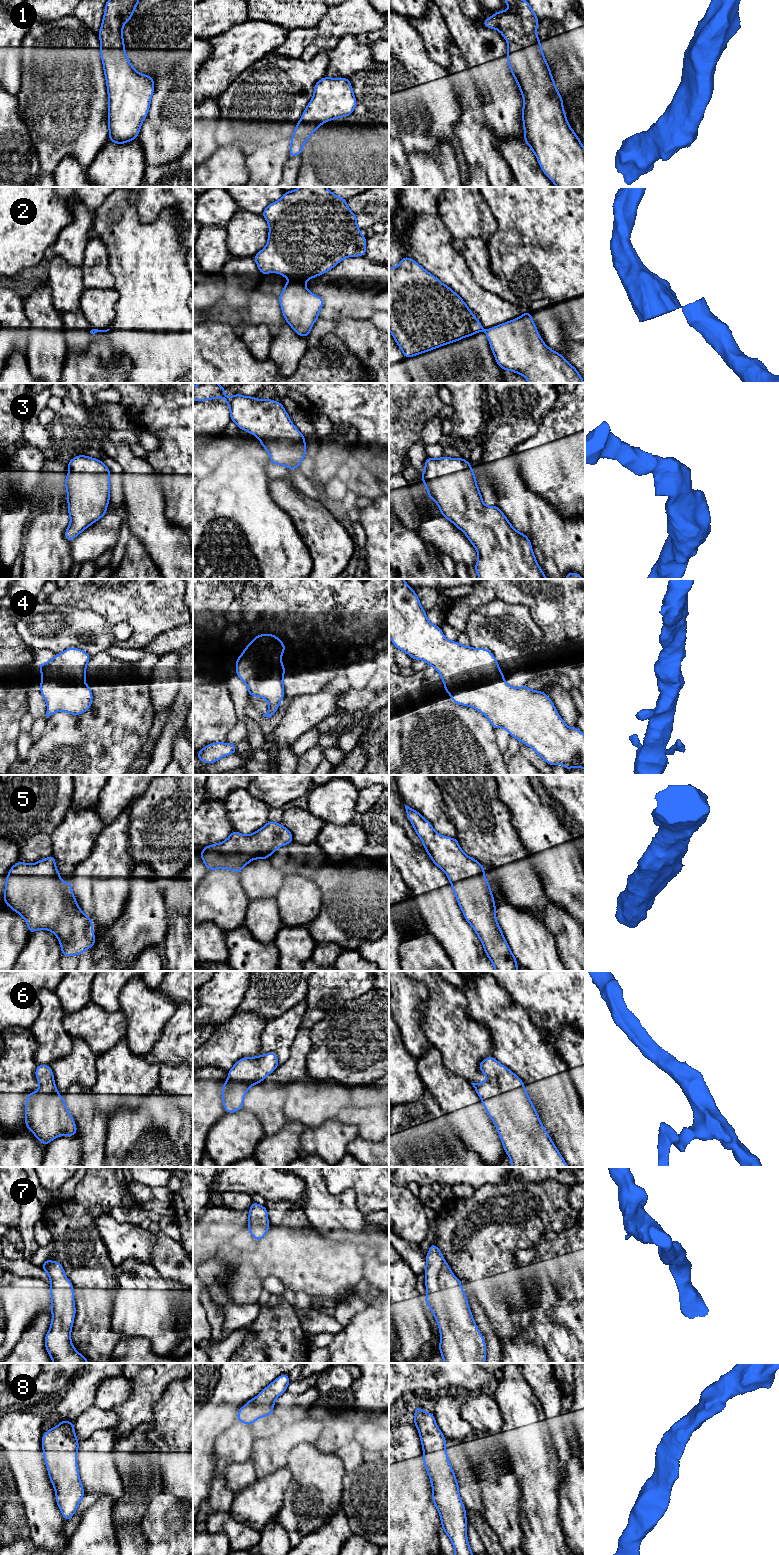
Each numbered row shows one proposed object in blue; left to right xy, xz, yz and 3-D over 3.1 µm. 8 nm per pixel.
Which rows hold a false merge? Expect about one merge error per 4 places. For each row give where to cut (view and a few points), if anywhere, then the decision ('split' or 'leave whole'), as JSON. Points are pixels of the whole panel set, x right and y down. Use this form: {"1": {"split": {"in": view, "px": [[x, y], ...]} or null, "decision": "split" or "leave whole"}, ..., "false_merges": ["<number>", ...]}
{"1": {"split": null, "decision": "leave whole"}, "2": {"split": {"in": "xz", "px": [[299, 281], [304, 283]]}, "decision": "split"}, "3": {"split": null, "decision": "leave whole"}, "4": {"split": null, "decision": "leave whole"}, "5": {"split": null, "decision": "leave whole"}, "6": {"split": null, "decision": "leave whole"}, "7": {"split": null, "decision": "leave whole"}, "8": {"split": null, "decision": "leave whole"}, "false_merges": ["2"]}

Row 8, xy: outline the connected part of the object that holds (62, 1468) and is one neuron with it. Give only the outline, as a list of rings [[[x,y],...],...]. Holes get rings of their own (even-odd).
[[[62,1420],[43,1434],[41,1444],[56,1503],[66,1522],[85,1495],[77,1466],[79,1443],[74,1423]]]

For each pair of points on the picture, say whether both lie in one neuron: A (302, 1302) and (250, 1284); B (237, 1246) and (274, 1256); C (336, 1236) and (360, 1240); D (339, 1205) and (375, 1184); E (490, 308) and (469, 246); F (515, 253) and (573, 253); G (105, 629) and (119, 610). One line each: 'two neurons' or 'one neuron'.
A: two neurons
B: two neurons
C: one neuron
D: two neurons
E: two neurons
F: one neuron
G: two neurons

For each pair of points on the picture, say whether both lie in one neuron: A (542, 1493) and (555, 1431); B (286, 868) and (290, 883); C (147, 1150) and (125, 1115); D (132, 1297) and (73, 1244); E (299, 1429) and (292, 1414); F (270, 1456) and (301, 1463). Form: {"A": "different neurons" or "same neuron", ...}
{"A": "different neurons", "B": "different neurons", "C": "same neuron", "D": "different neurons", "E": "different neurons", "F": "different neurons"}

